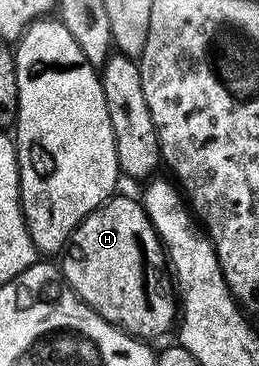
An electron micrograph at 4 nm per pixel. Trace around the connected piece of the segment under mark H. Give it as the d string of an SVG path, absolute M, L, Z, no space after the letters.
M115 195L111 197L109 201L105 201L99 209L89 213L88 216L86 216L86 218L76 227L76 231L72 236L70 236L70 240L66 242L66 248L60 257L60 272L62 274L62 280L70 286L73 293L76 294L76 296L79 297L89 309L95 309L105 321L112 323L113 325L117 325L118 328L130 334L131 337L151 339L150 337L158 337L161 333L166 333L169 329L171 332L171 330L175 328L176 297L172 292L171 278L168 276L167 270L164 268L164 250L162 248L162 240L158 238L158 232L152 227L152 223L148 219L146 210L142 207L141 200L134 198L133 201L130 197Z

